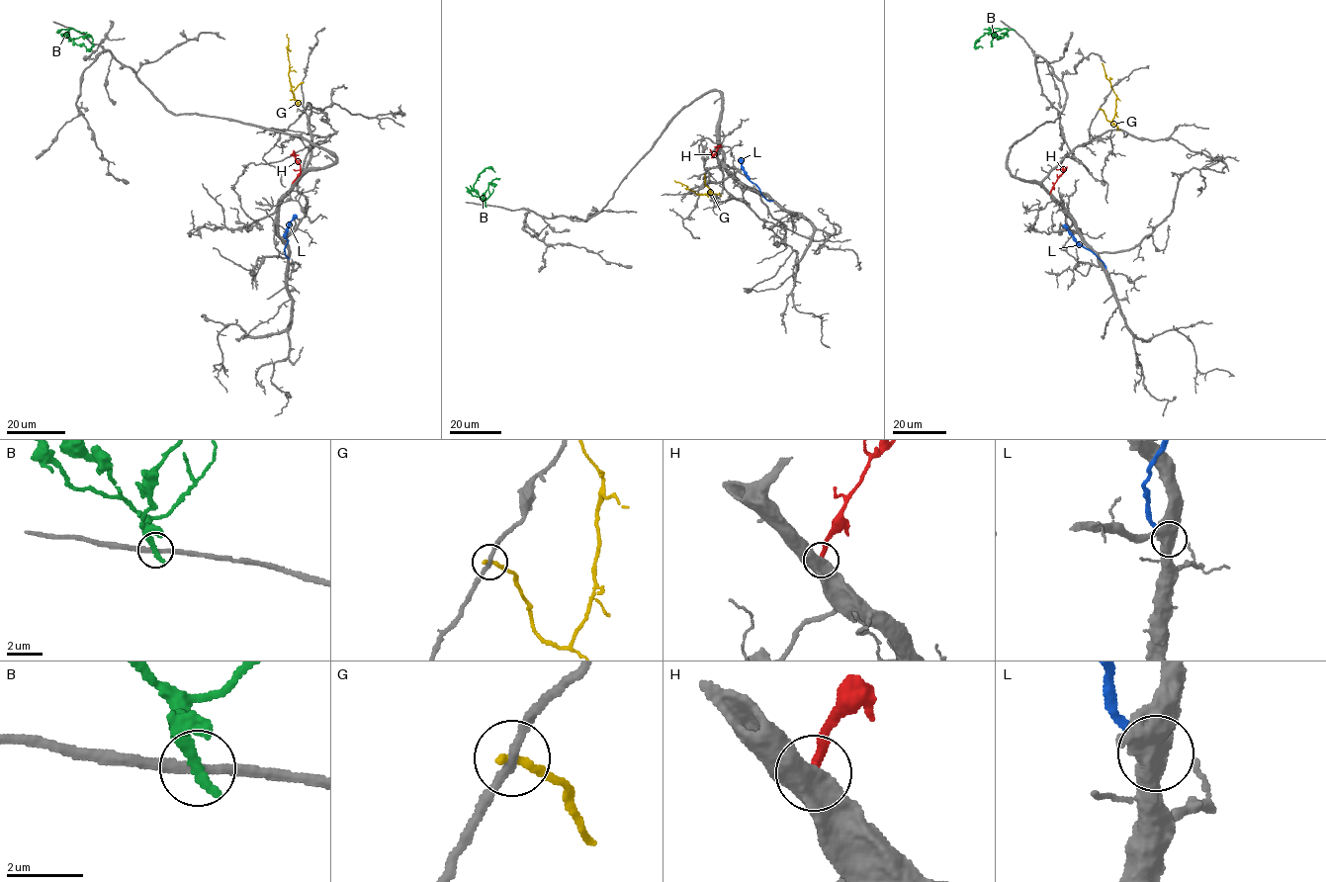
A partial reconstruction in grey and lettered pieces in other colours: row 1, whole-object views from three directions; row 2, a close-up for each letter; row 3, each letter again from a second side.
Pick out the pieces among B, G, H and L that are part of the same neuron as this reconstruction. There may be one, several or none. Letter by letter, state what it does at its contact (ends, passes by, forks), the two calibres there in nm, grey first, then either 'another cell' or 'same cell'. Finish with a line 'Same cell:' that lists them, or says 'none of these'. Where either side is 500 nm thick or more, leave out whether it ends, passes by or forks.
B: it ends | 240/320 nm | another cell
G: it ends | 220/240 nm | another cell
H: 650/300 nm | another cell
L: 500/320 nm | another cell
Same cell: none of these

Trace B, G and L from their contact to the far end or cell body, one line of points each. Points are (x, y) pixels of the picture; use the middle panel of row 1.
B: (485, 205), (474, 184), (486, 168), (495, 172)
G: (704, 176), (705, 185), (710, 191), (705, 194), (696, 194), (674, 180)
L: (772, 201), (762, 196), (750, 180), (741, 159)

